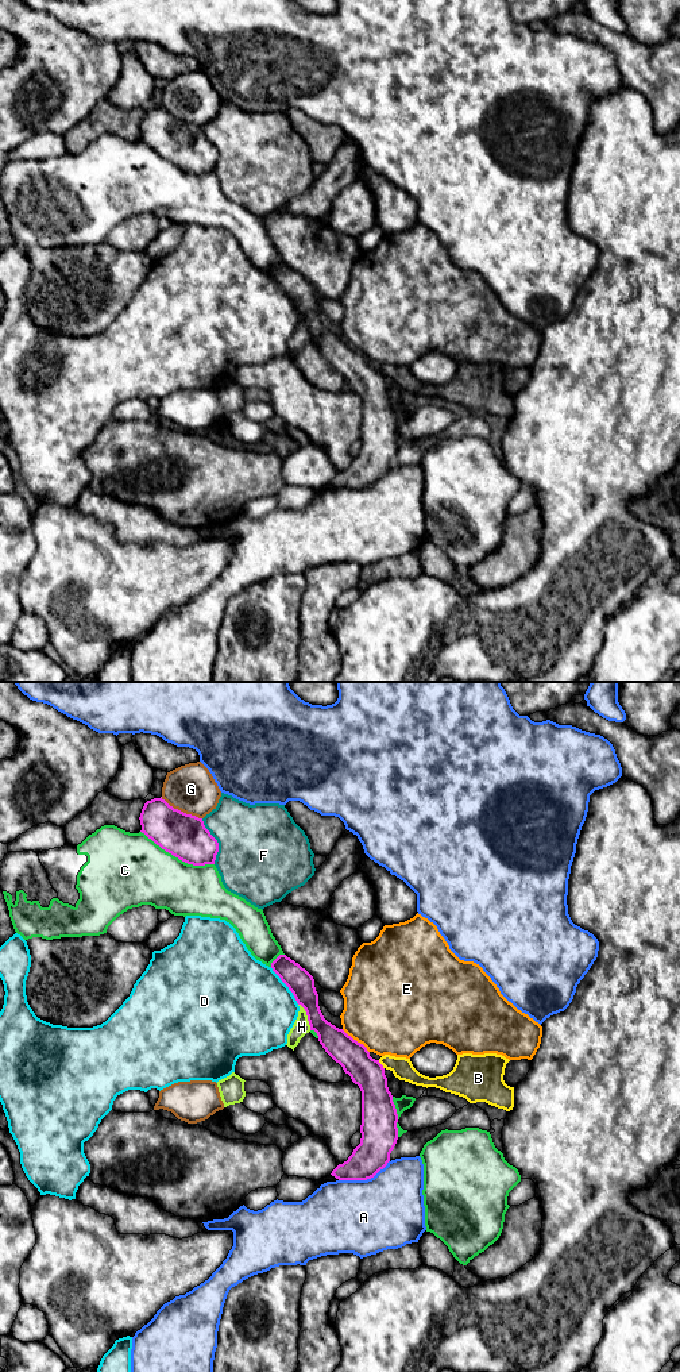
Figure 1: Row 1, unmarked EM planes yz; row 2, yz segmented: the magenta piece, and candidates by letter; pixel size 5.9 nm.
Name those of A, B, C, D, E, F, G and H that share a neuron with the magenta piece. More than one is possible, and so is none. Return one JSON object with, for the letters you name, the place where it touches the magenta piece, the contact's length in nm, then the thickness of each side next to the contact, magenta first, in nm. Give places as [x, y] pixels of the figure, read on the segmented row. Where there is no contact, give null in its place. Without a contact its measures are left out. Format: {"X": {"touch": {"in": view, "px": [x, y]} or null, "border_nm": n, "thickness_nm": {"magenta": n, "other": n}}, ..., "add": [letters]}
{"add": []}

